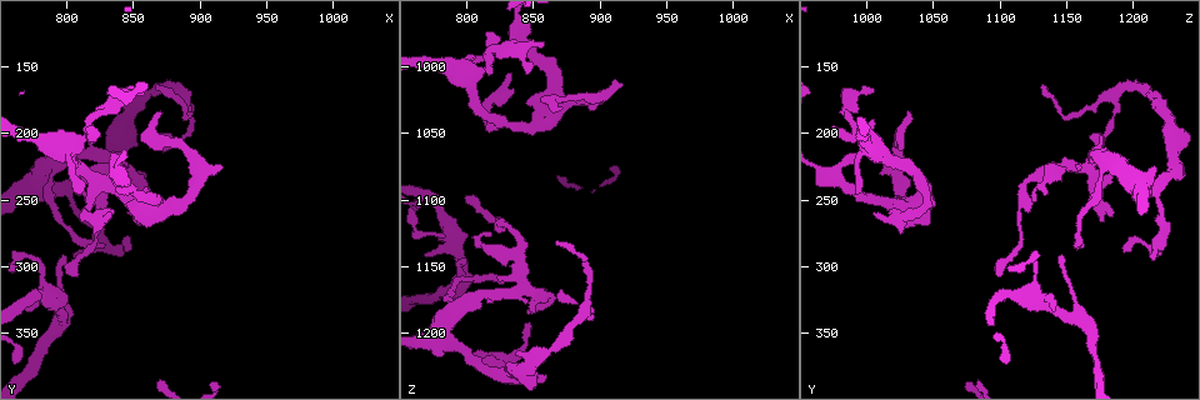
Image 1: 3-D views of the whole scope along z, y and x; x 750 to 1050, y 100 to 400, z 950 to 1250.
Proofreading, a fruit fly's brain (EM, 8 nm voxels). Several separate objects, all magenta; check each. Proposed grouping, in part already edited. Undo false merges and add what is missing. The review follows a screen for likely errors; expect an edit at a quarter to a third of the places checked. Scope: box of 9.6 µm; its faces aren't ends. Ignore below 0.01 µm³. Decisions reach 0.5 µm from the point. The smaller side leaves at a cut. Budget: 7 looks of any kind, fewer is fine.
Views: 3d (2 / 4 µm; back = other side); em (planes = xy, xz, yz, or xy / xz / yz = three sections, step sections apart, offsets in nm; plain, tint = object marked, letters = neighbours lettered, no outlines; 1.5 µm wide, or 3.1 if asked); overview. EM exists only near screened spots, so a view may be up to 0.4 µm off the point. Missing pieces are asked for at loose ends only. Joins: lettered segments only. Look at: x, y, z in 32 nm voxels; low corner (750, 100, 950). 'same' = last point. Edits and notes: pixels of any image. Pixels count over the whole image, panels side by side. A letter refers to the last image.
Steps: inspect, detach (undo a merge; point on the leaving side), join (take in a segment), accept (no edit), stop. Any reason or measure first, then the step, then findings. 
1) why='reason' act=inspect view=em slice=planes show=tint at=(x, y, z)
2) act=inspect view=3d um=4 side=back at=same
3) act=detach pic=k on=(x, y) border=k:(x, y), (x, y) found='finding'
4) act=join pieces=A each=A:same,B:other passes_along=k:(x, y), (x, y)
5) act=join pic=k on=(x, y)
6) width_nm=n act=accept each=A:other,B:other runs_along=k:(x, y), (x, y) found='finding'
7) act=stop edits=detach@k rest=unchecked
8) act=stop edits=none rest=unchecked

why='three arms meet' act=inspect view=3d um=4 at=(792, 324, 1128)

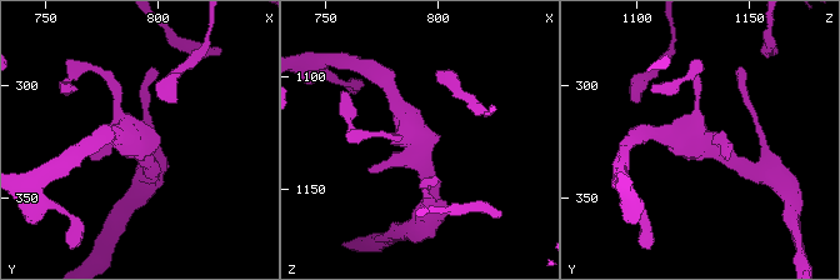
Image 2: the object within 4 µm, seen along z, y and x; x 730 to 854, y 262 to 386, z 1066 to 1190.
act=inspect view=em slice=planes show=letters at=(790, 324, 1126)

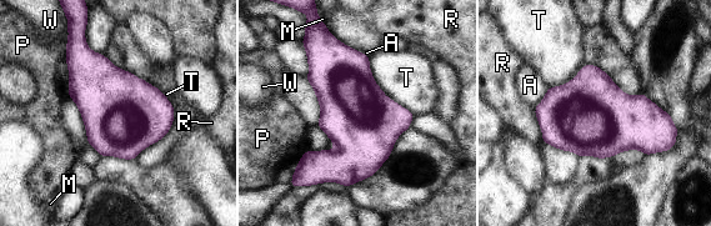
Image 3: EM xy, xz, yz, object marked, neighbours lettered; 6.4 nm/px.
longest_contact=T:480nm act=accept each=A:other,M:other,P:other,R:other,T:other,W:other border=3:(367, 56), (376, 85), (414, 115) found='all the same neuron'

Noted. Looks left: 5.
why='abrupt turn' act=inspect view=em slice=planes show=letters at=(828, 282, 1220)

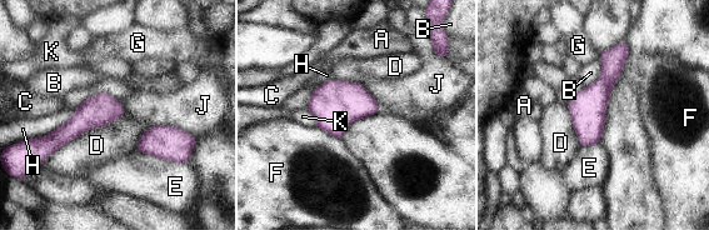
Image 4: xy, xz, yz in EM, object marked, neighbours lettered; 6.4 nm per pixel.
longest_contact=D:600nm act=accept each=A:other,B:other,C:other,D:other,E:other,F:other,G:other,H:other,J:other,K:other border=4:(150, 125), (171, 125), (195, 139) found='one neuron here'

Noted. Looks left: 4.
why='three-way junction' act=inspect view=3d um=2 side=back at=(828, 238, 1046)

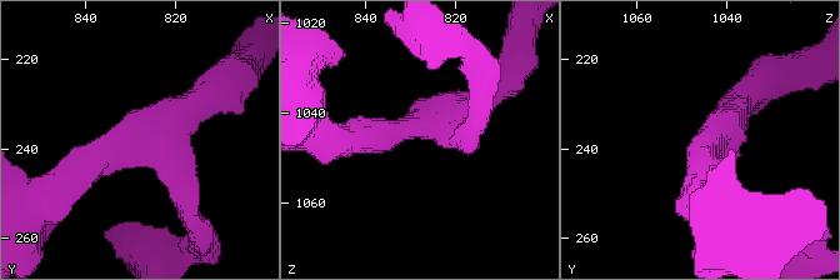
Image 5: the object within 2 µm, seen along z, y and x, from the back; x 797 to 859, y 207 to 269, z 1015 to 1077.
arms=3 arm_widths_nm=190,220,320 act=inspect view=em slice=planes show=plain at=(831, 239, 1044)

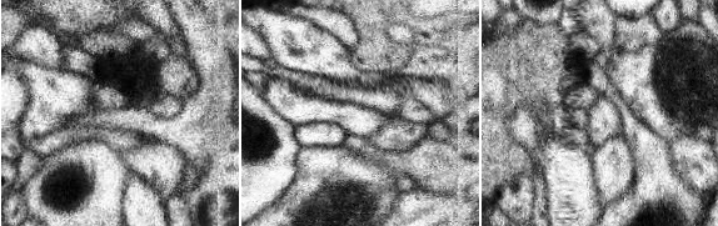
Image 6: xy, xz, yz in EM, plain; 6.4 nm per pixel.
act=inspect view=em slice=planes show=letters at=same

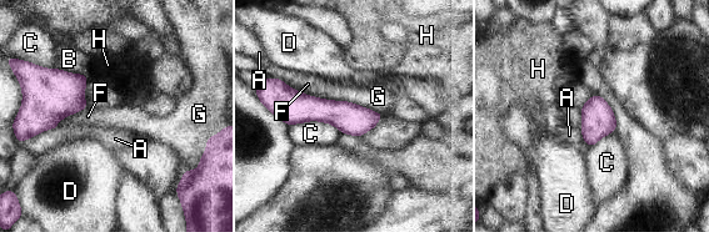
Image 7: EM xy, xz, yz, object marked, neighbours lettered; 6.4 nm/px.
longest_contact=F:550nm act=accept each=A:other,B:other,C:other,D:other,F:other,G:other,H:other border=7:(289, 125), (324, 121), (341, 132) found='one neuron here'

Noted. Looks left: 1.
act=stop edits=none rest=unchecked

